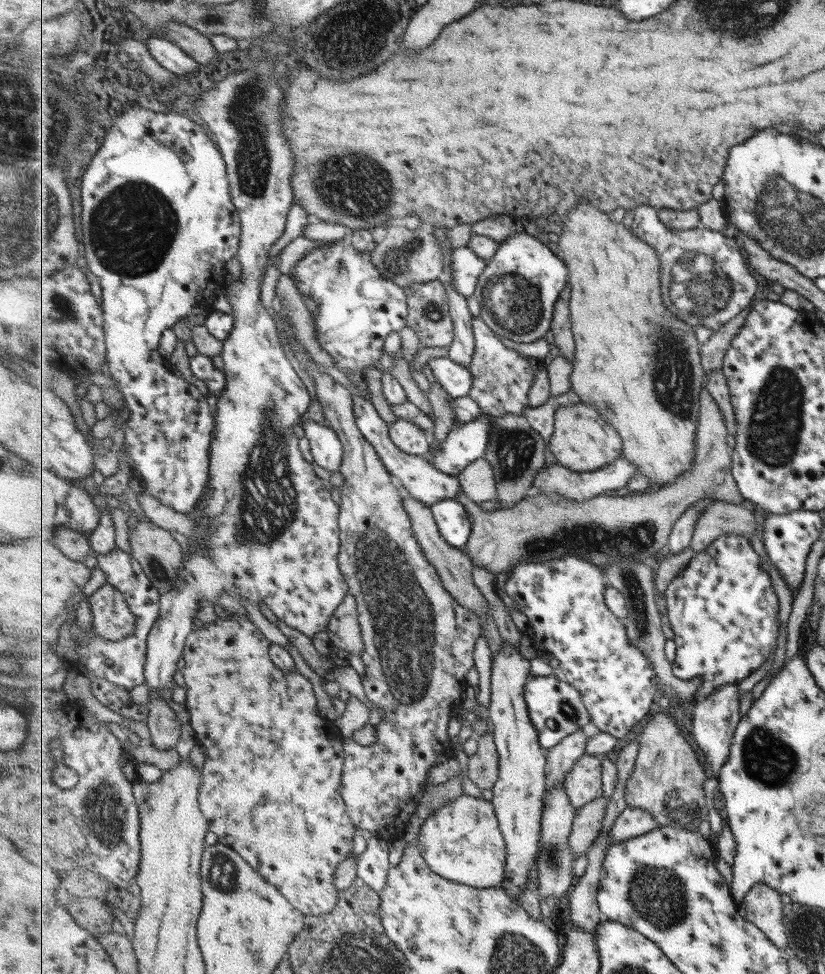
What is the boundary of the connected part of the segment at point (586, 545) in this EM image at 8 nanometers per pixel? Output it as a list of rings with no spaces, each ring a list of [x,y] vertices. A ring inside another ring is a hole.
[[[705,388],[701,391],[700,396],[701,410],[699,417],[699,432],[695,439],[695,459],[691,463],[691,469],[683,475],[679,475],[677,481],[669,483],[659,489],[646,490],[643,492],[630,493],[625,496],[607,496],[605,494],[595,496],[595,498],[575,501],[565,495],[530,495],[528,498],[521,500],[515,506],[509,508],[499,508],[495,511],[485,511],[479,503],[469,500],[464,492],[459,492],[457,498],[467,510],[467,514],[472,517],[473,526],[472,535],[464,551],[473,558],[473,564],[485,570],[491,570],[493,574],[509,572],[515,563],[519,561],[551,561],[565,557],[565,555],[579,555],[585,557],[605,570],[607,565],[611,565],[615,559],[627,557],[629,559],[647,560],[654,562],[654,556],[659,555],[663,548],[668,546],[671,533],[674,531],[675,524],[686,514],[687,508],[703,498],[715,496],[719,501],[729,501],[733,504],[745,504],[747,499],[739,490],[737,481],[734,479],[732,472],[732,451],[729,450],[727,442],[727,424],[723,418],[723,410],[717,404],[717,400]]]

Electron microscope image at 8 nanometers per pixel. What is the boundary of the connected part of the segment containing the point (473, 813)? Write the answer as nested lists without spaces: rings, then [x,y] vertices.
[[[463,794],[433,813],[421,827],[420,852],[437,874],[475,888],[497,888],[507,878],[507,842],[493,802]]]

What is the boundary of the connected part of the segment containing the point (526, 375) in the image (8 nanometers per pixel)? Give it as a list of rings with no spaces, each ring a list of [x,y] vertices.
[[[481,316],[473,318],[476,350],[471,362],[473,387],[470,395],[485,413],[491,416],[503,416],[507,412],[514,415],[523,414],[525,408],[531,406],[529,393],[537,379],[537,372],[528,356],[523,356],[505,346],[499,335],[483,320]]]

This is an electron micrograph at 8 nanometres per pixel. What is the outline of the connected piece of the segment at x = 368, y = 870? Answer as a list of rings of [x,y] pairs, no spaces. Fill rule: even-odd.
[[[373,836],[367,841],[366,850],[360,855],[357,876],[373,890],[383,892],[389,879],[389,840]]]

